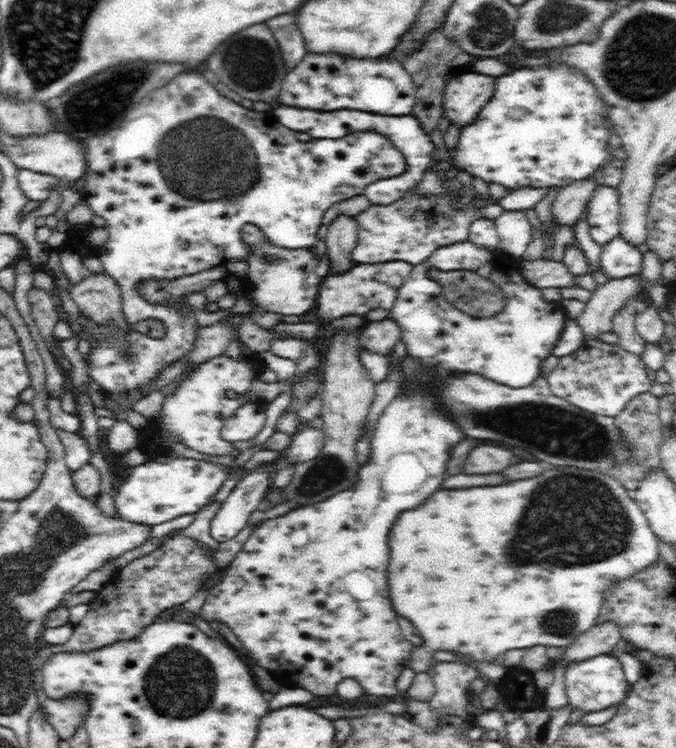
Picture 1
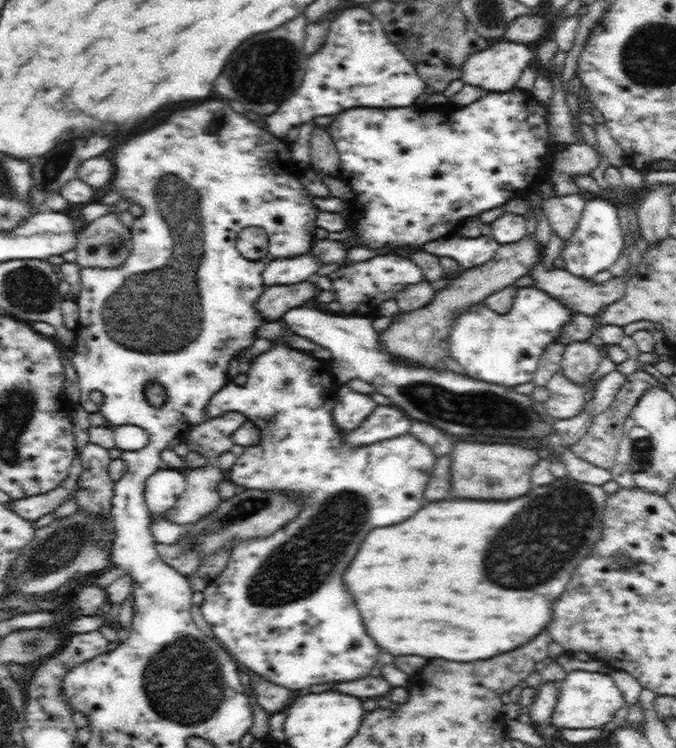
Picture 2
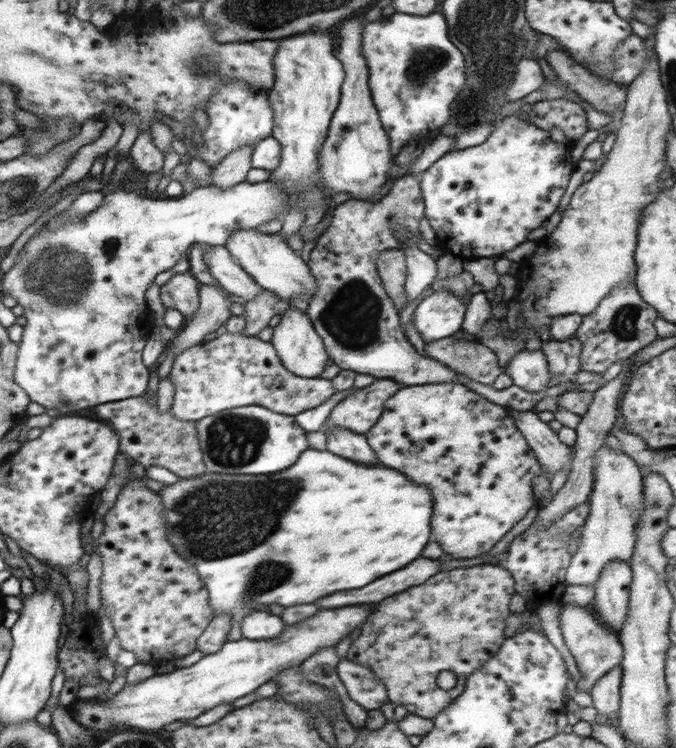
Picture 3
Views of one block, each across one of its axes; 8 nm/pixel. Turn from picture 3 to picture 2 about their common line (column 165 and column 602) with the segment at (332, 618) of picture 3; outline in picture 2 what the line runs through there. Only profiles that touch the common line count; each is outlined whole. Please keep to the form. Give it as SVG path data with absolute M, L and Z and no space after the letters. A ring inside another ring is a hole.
M573 670L566 674L564 680L559 681L559 695L557 703L550 716L549 727L555 730L562 728L584 729L598 728L616 716L616 712L625 706L622 691L616 686L613 678L600 672L586 672Z

